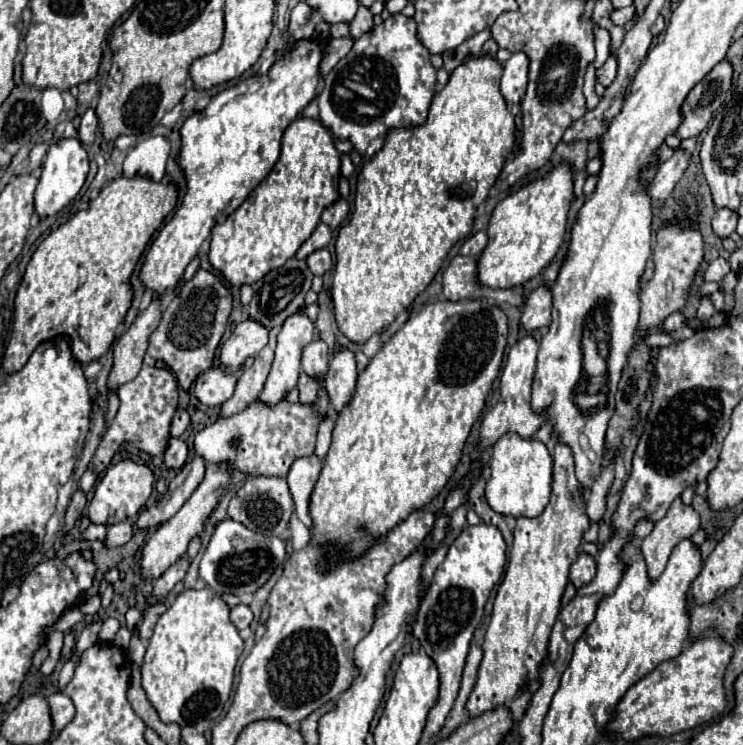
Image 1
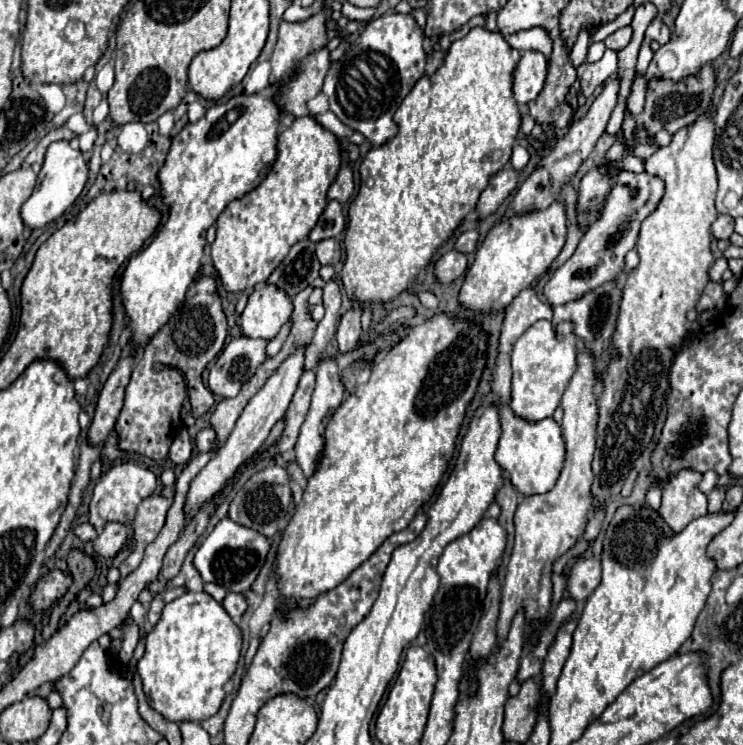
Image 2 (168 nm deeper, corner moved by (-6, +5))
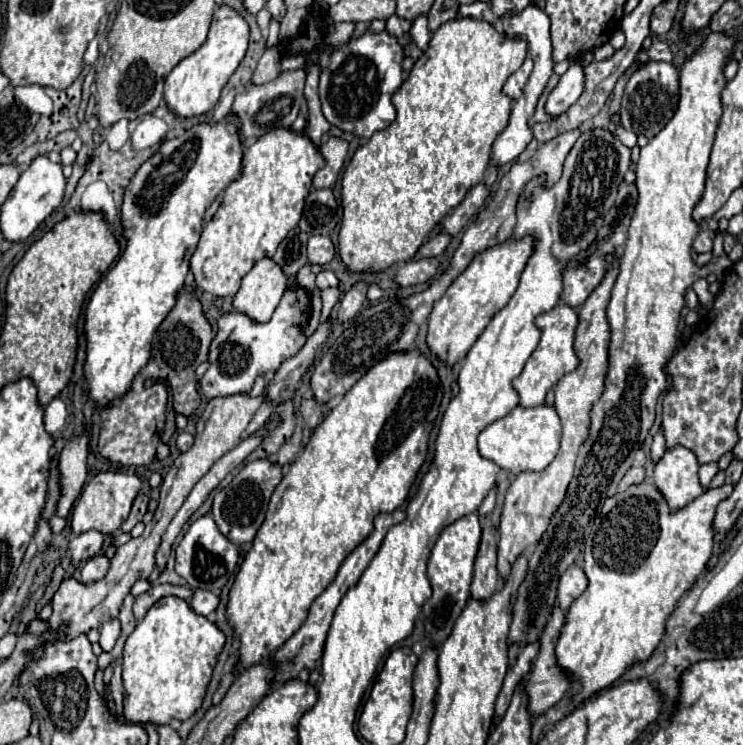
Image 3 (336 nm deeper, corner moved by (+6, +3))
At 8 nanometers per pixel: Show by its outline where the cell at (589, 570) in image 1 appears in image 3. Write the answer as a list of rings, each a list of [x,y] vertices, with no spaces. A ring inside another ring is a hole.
[[[570,566],[562,576],[558,584],[558,604],[566,612],[570,604],[586,590],[588,578],[580,566]]]

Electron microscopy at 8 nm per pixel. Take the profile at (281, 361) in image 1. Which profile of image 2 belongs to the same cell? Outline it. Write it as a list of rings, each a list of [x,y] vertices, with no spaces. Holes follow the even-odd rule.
[[[304,348],[296,350],[286,362],[282,362],[282,366],[276,370],[276,374],[272,378],[268,378],[264,388],[260,388],[260,392],[248,402],[248,406],[242,410],[240,418],[236,420],[234,430],[228,436],[226,444],[216,452],[216,456],[194,478],[194,482],[190,486],[190,492],[188,492],[188,498],[186,498],[186,508],[184,508],[188,518],[192,518],[200,510],[200,506],[204,502],[208,502],[212,496],[216,496],[224,488],[224,484],[234,476],[238,466],[244,464],[264,444],[264,440],[268,438],[272,426],[286,414],[286,410],[290,406],[290,400],[292,400],[292,396],[296,392],[298,380],[300,380],[302,372],[304,372],[302,366],[304,366]]]

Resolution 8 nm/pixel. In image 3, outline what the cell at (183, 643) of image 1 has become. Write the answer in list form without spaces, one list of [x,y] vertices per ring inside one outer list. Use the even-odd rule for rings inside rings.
[[[166,596],[166,598],[160,598],[150,610],[148,610],[148,614],[144,616],[144,620],[142,622],[138,622],[138,626],[134,628],[134,632],[128,636],[128,640],[126,640],[126,646],[124,646],[124,654],[122,654],[122,678],[124,678],[124,718],[128,720],[128,722],[136,722],[136,724],[144,724],[144,722],[152,722],[152,724],[156,724],[156,726],[162,726],[162,724],[170,724],[172,720],[188,720],[200,706],[202,706],[202,702],[204,702],[204,696],[206,696],[206,688],[208,688],[208,684],[210,684],[210,680],[212,680],[212,672],[214,672],[214,666],[216,666],[216,662],[218,662],[218,656],[220,656],[220,652],[222,652],[222,648],[224,648],[224,644],[226,644],[226,636],[224,636],[224,632],[214,624],[214,622],[210,622],[206,616],[200,616],[200,614],[196,614],[192,608],[190,608],[190,604],[186,602],[186,600],[182,600],[182,598],[178,598],[178,596]]]

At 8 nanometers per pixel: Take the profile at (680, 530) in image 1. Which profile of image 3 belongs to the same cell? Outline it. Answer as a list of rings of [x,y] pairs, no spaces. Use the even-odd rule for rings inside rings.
[[[684,448],[666,452],[656,464],[652,480],[664,496],[670,512],[682,510],[704,492],[698,482],[696,456]]]

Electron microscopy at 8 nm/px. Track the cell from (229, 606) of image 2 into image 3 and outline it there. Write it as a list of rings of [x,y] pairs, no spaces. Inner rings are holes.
[[[196,590],[194,596],[192,596],[192,600],[190,600],[190,606],[192,606],[198,614],[202,614],[202,616],[210,616],[210,614],[216,610],[218,602],[220,602],[220,600],[218,600],[216,594],[212,594],[212,592],[208,592],[208,590]]]

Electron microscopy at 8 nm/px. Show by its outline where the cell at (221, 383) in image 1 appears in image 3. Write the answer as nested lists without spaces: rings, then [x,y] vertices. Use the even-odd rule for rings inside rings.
[[[300,286],[286,290],[268,324],[254,324],[252,320],[244,318],[244,314],[236,312],[222,314],[218,318],[218,334],[210,344],[210,368],[200,380],[202,394],[206,398],[216,398],[236,392],[250,392],[256,374],[276,372],[284,360],[292,358],[304,346],[304,324],[308,314],[310,298]]]

